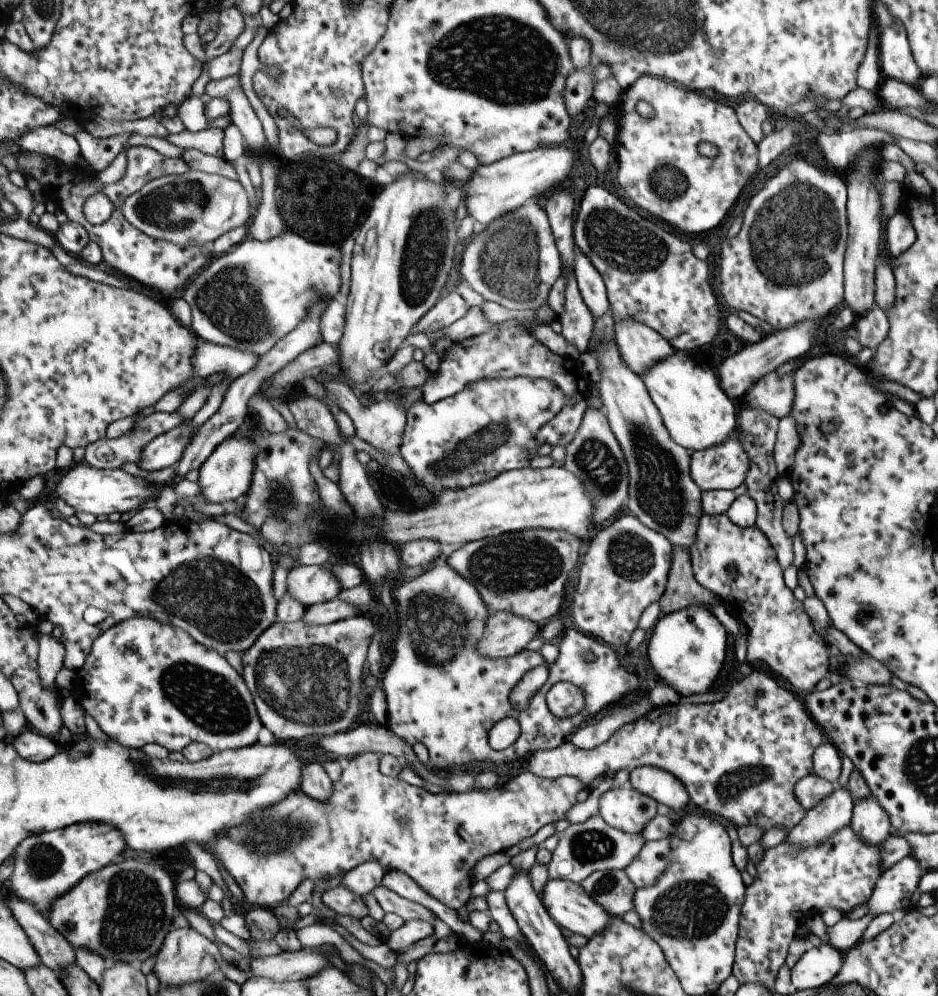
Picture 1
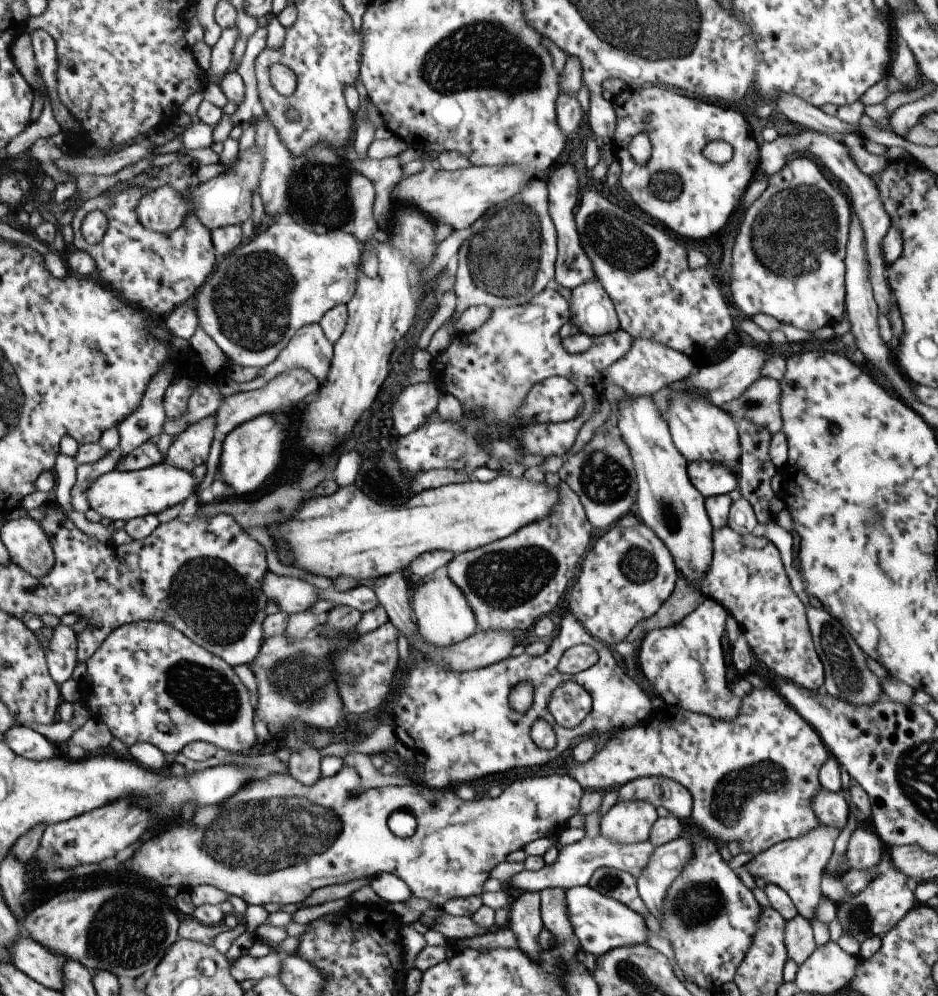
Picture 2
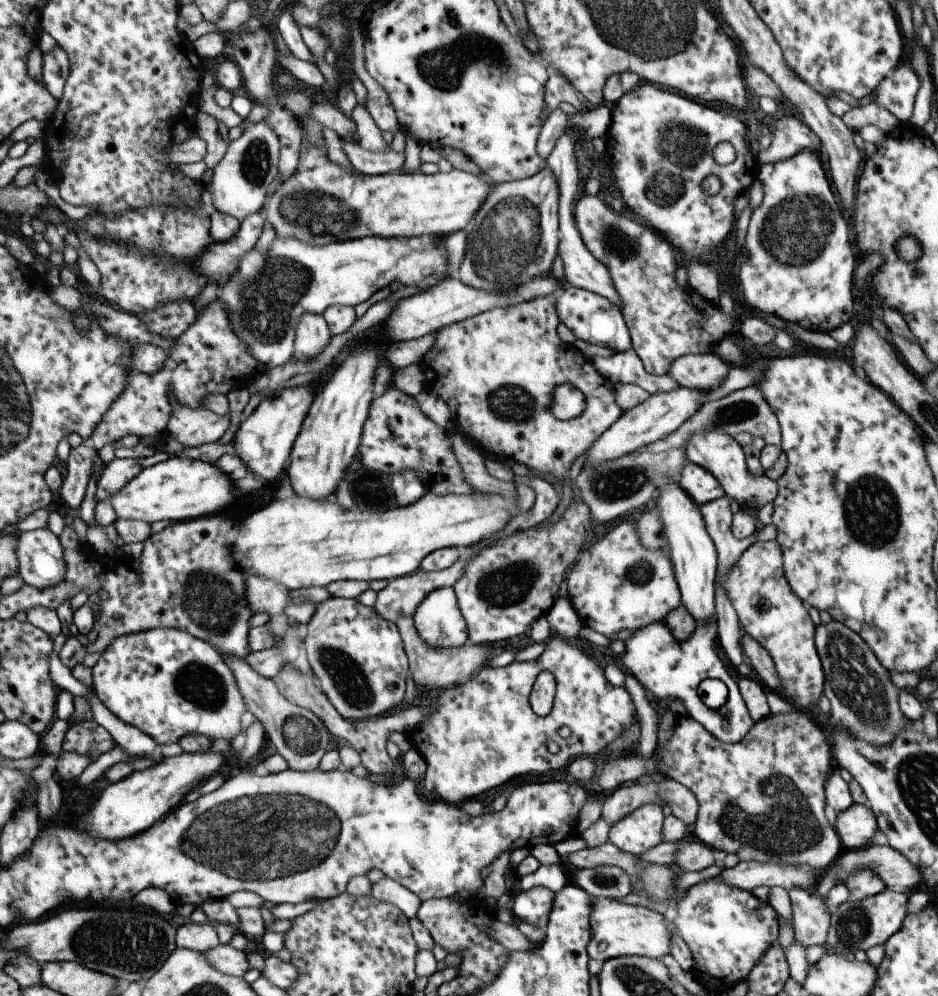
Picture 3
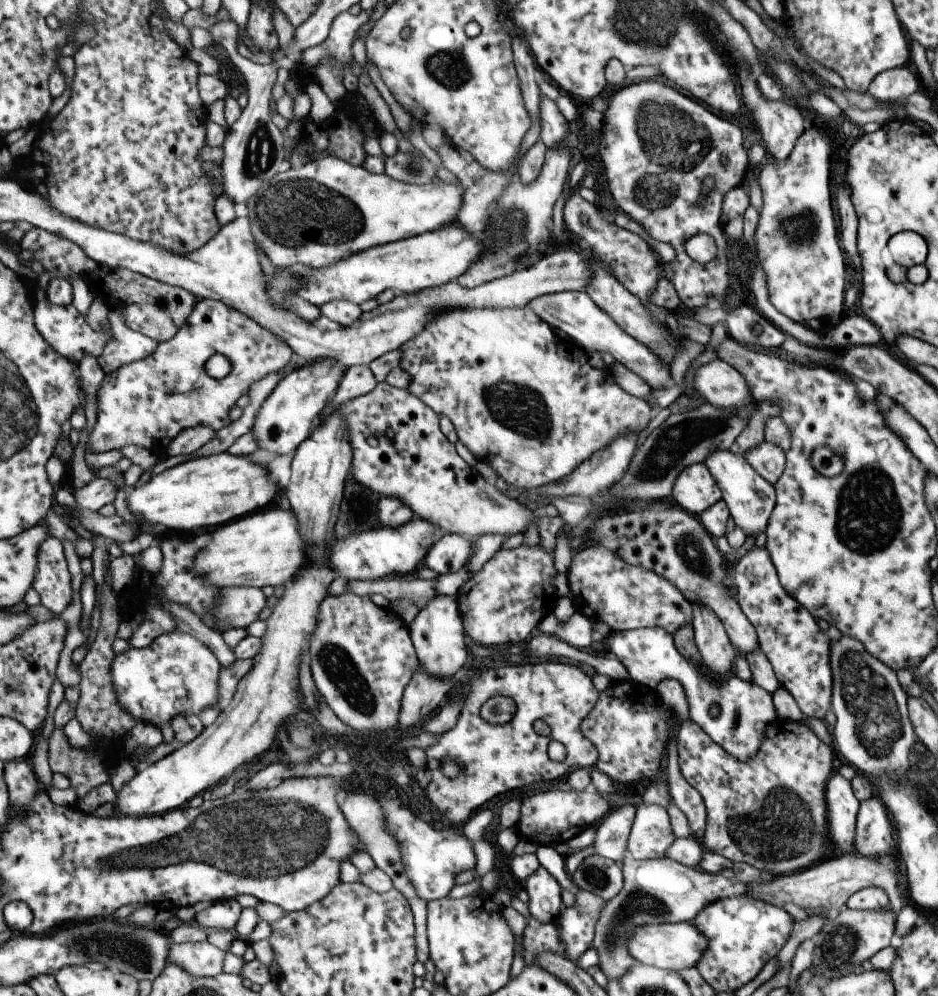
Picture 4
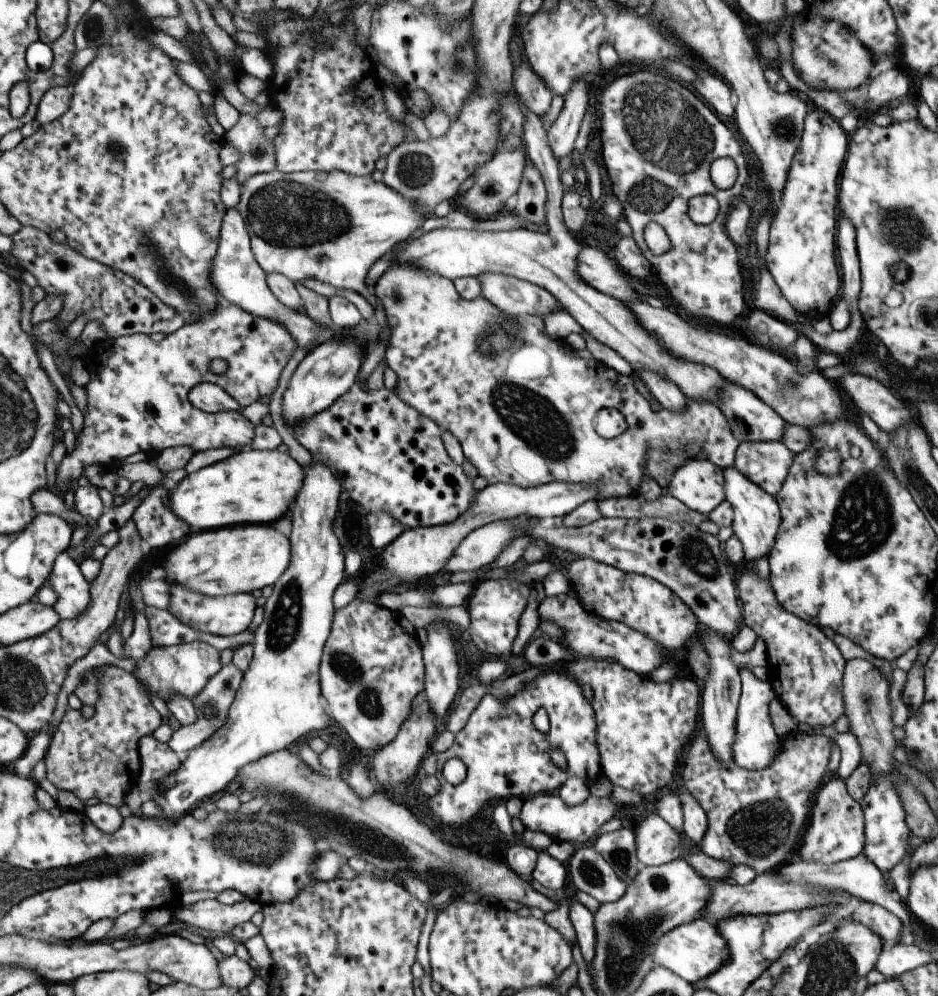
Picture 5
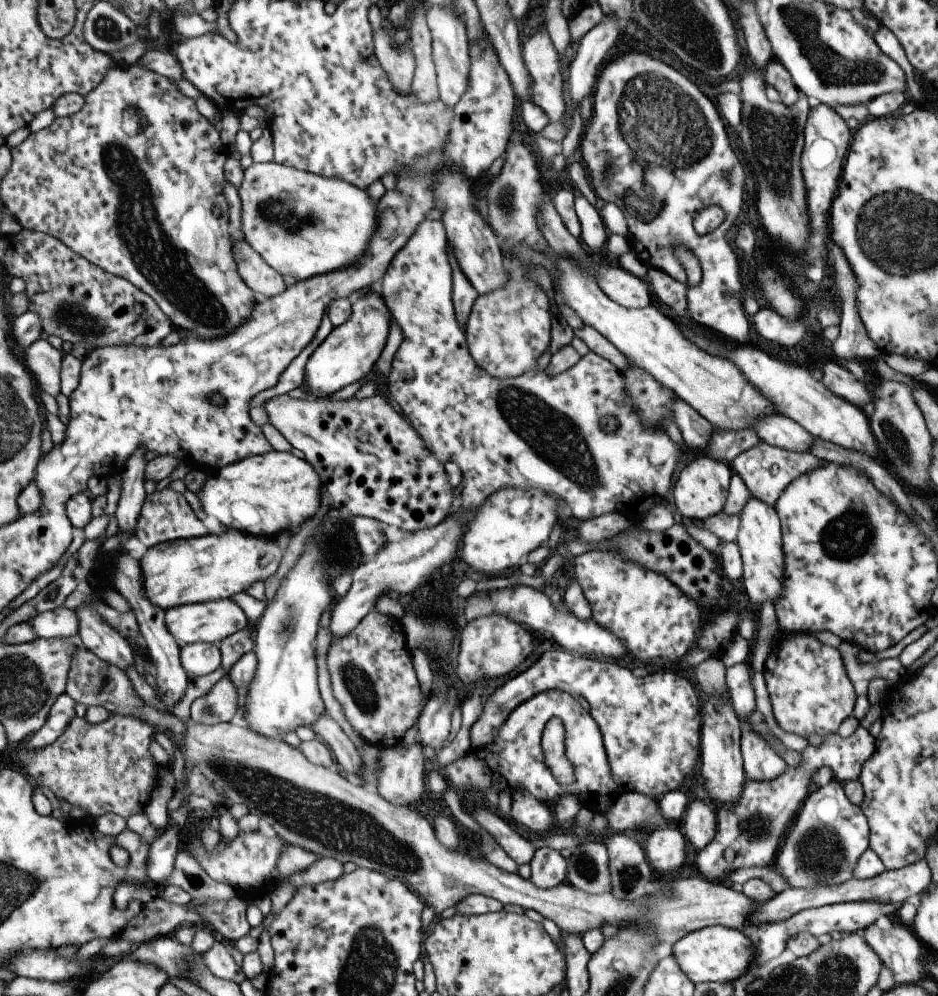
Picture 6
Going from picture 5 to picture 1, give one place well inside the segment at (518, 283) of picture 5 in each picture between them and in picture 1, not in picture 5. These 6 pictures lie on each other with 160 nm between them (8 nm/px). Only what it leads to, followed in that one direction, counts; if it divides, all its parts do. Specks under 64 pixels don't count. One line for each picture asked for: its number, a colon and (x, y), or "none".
1: (591, 288)
2: (591, 311)
3: (591, 318)
4: (573, 312)

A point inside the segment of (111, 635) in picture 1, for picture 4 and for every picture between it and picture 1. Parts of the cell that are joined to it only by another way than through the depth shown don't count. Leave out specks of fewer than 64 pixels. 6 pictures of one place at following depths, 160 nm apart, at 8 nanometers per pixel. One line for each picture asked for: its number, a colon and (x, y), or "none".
2: (149, 682)
3: (168, 683)
4: (177, 674)

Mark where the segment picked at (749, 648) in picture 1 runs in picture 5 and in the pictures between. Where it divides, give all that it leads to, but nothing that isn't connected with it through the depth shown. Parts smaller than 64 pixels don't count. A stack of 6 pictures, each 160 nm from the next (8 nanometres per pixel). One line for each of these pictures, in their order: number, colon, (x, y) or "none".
2: (746, 577)
3: (768, 612)
4: (797, 650)
5: (805, 668)

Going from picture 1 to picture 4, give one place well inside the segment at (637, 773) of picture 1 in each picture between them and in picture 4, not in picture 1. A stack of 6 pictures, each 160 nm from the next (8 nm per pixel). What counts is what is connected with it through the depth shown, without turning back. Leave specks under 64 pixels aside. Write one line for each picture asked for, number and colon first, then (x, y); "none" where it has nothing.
2: (658, 791)
3: (625, 799)
4: (612, 831)

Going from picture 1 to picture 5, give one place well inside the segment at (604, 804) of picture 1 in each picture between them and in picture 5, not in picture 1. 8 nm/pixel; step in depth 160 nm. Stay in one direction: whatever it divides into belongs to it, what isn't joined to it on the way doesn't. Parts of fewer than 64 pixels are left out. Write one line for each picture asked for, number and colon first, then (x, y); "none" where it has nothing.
2: (626, 822)
3: (640, 830)
4: (650, 836)
5: (656, 843)

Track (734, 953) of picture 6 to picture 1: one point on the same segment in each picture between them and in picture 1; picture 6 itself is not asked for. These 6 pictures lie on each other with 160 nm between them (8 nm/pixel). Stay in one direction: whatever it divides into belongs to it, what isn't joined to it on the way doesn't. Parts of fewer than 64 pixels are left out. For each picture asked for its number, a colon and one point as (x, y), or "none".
1: (567, 903)
2: (600, 923)
3: (615, 929)
4: (675, 946)
5: (693, 950)

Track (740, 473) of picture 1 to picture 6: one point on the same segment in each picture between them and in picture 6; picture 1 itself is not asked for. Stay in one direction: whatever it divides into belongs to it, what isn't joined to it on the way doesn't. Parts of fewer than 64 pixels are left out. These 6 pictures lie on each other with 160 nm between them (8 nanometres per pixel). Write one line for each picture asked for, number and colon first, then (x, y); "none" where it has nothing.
2: (710, 479)
3: (698, 484)
4: (694, 489)
5: (699, 484)
6: (700, 490)

